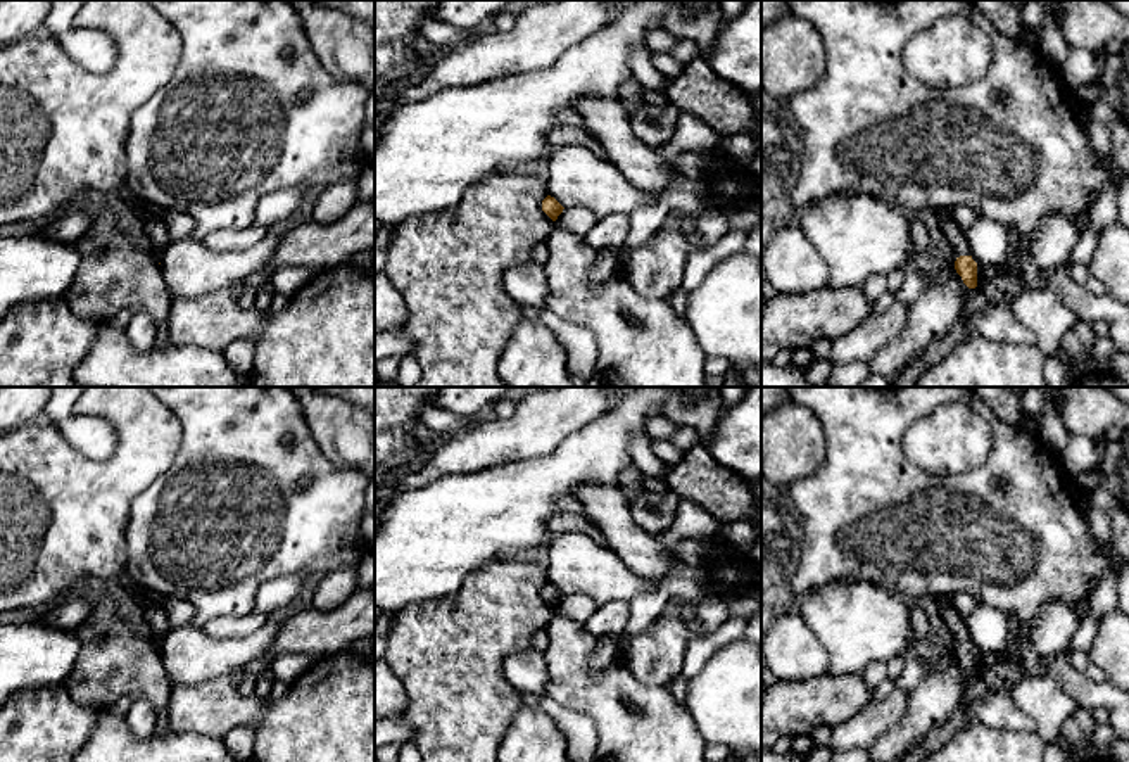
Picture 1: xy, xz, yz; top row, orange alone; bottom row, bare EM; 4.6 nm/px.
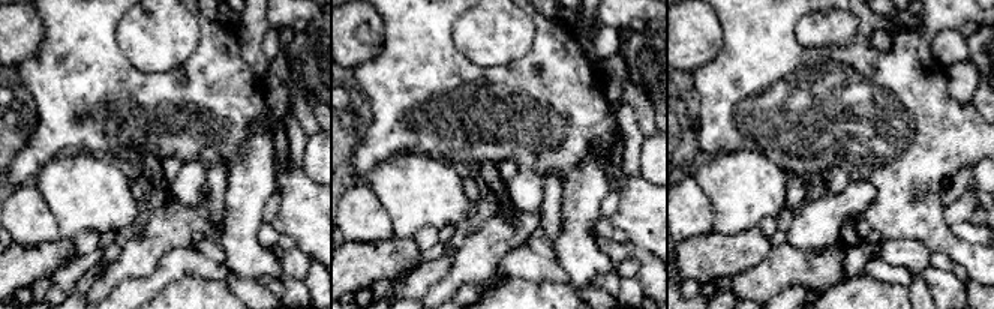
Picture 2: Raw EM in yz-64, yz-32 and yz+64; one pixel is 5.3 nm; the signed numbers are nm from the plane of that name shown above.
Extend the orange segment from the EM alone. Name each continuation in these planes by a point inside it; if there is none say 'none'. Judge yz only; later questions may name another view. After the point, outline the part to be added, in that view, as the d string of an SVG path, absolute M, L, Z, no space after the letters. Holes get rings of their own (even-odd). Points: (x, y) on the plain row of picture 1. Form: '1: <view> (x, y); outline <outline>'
1: yz (957, 626); outline M939 596L936 600L937 600L939 613L944 619L944 622L949 629L949 634L953 636L953 641L956 645L970 643L968 631L967 631L967 620L958 615L958 612L955 610L955 606L951 603L951 598Z

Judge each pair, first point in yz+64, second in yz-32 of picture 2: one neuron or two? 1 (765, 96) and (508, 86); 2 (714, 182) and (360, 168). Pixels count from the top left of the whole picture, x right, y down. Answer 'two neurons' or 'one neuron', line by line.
1: one neuron
2: two neurons

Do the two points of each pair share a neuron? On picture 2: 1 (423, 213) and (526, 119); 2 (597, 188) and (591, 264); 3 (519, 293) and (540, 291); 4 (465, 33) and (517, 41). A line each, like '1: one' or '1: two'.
1: two
2: one
3: one
4: one

